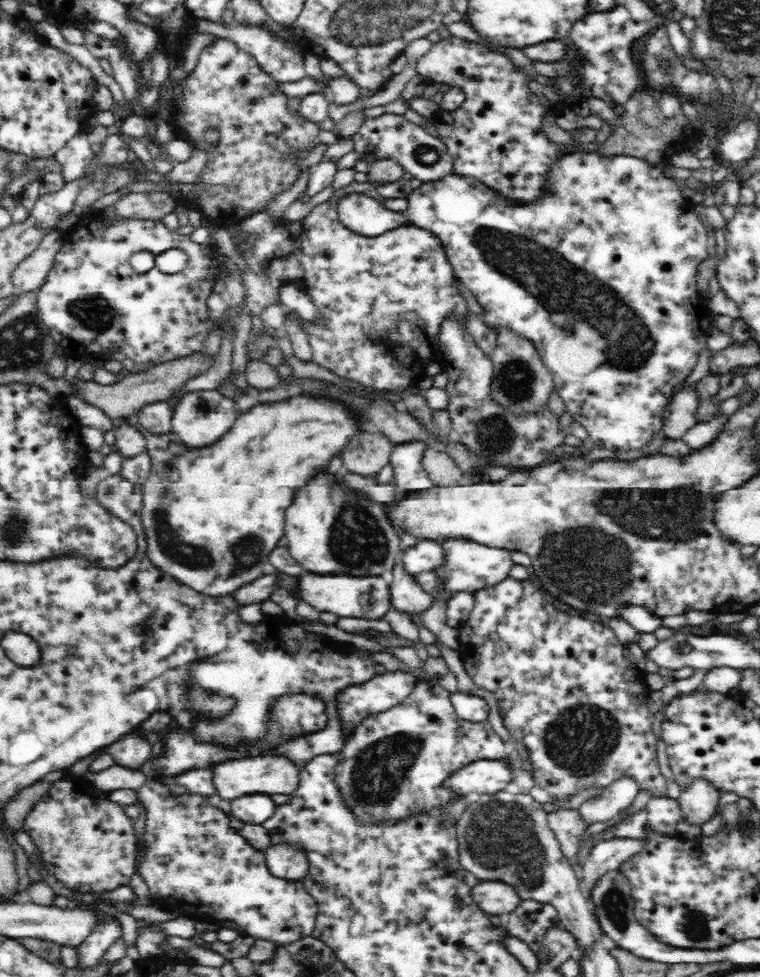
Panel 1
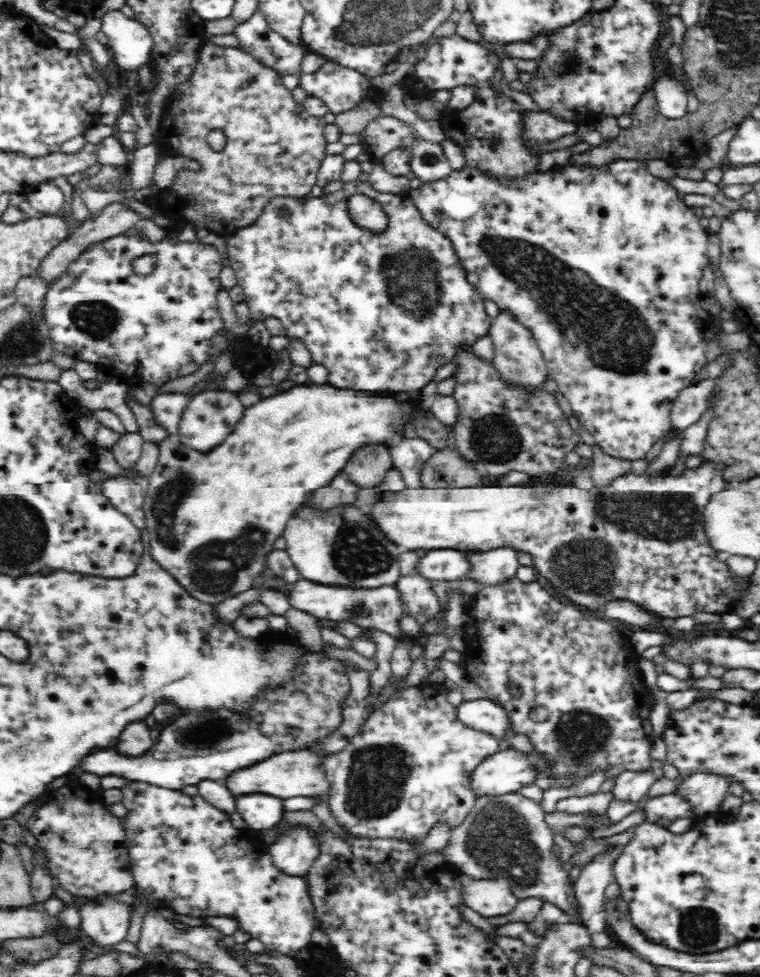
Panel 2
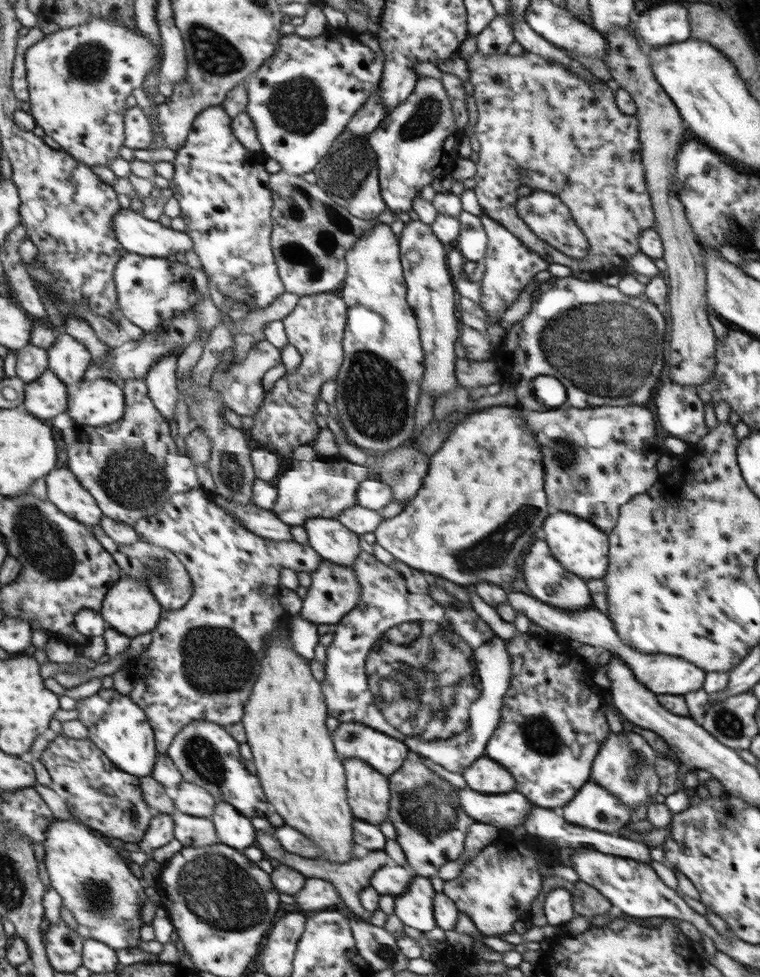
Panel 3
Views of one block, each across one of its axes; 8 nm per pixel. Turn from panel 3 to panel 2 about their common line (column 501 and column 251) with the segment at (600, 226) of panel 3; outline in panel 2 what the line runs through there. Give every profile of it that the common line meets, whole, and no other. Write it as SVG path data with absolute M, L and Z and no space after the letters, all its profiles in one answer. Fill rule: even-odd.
M212 43L203 44L197 57L192 76L185 81L164 106L160 129L156 132L163 155L184 156L201 164L200 170L183 167L176 171L172 184L157 191L145 203L152 209L161 210L171 224L165 227L173 235L185 226L194 232L216 232L213 239L225 240L246 225L252 225L264 206L275 196L310 197L316 186L318 170L326 158L323 130L327 125L323 117L312 116L292 95L292 90L282 85L280 72L266 66L252 54L238 48L228 48ZM211 131L222 131L225 148L216 152L208 143Z

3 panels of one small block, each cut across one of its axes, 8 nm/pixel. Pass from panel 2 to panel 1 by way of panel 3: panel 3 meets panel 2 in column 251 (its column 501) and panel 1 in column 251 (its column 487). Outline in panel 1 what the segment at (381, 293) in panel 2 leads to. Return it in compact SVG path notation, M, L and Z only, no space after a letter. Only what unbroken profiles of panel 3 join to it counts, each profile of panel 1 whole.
M354 181L336 190L333 197L314 206L299 220L262 211L241 219L236 226L227 229L236 254L244 260L244 269L237 272L244 285L245 303L252 317L260 317L268 306L282 303L282 286L295 286L307 295L319 311L318 322L299 318L313 351L312 363L363 388L373 388L378 392L406 391L426 375L426 368L431 362L438 361L442 324L448 318L455 318L458 324L465 326L472 313L462 290L456 285L457 278L452 264L448 263L448 255L432 231L406 222L376 237L352 232L341 223L336 212L340 199L350 193L364 193L397 213L408 210L407 198L386 198L378 194L372 183Z

